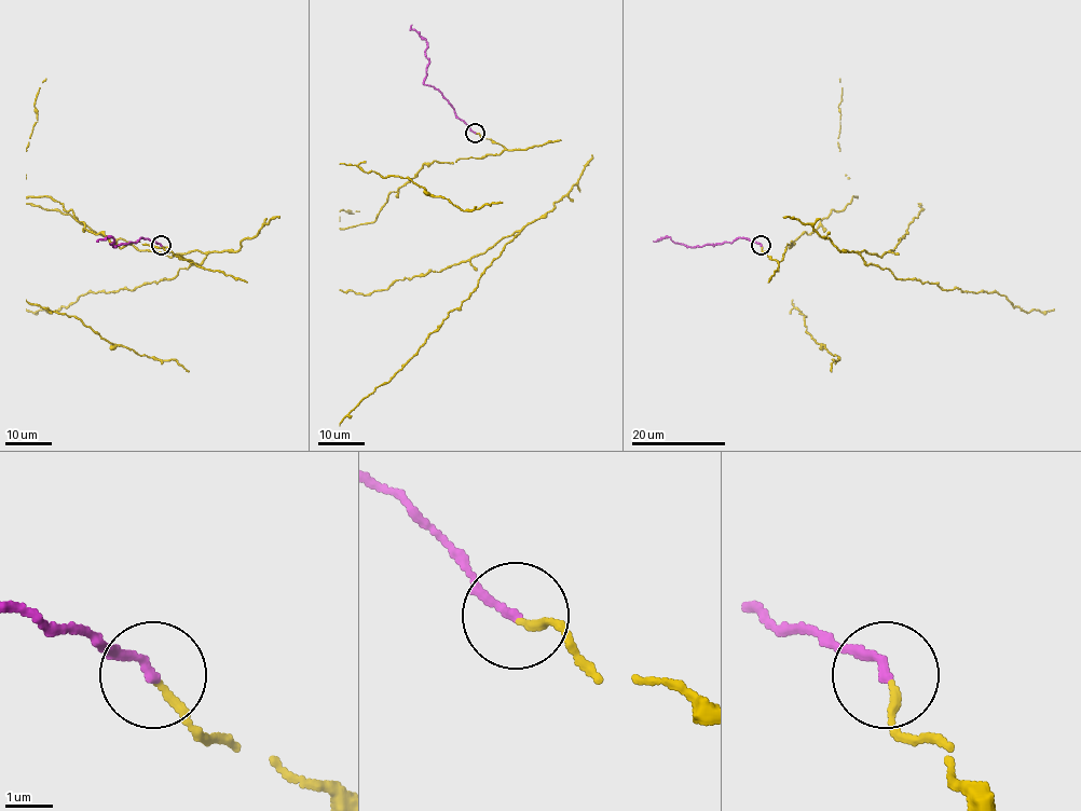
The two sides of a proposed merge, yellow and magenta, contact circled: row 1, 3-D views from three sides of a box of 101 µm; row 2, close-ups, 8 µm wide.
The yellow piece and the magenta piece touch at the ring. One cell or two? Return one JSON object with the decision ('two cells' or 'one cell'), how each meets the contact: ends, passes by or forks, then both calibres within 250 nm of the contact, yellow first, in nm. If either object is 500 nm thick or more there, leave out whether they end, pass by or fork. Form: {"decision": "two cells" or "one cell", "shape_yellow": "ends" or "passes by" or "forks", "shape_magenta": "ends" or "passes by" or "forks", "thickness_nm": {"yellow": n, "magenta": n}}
{"decision": "one cell", "shape_yellow": "ends", "shape_magenta": "ends", "thickness_nm": {"yellow": 160, "magenta": 200}}

